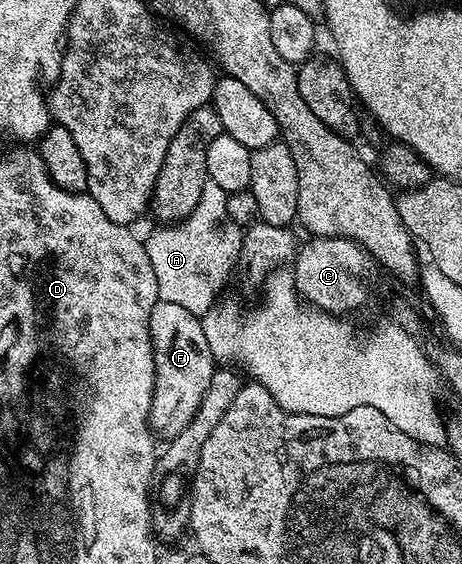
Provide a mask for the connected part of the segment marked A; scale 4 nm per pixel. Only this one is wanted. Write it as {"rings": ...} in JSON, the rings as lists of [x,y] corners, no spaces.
{"rings":[[[208,180],[190,216],[180,222],[157,227],[158,230],[144,240],[158,283],[160,301],[181,305],[199,318],[216,304],[218,294],[239,265],[244,230],[226,218],[227,198],[224,189]]]}

